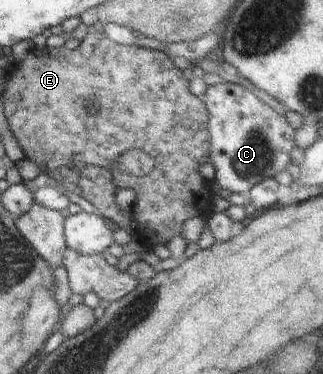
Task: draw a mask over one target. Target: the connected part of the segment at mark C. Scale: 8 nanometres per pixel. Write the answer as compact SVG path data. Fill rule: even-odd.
M227 81L208 86L202 99L208 112L209 162L216 172L214 185L247 197L255 184L288 171L290 152L296 144L295 130L285 114L279 114L244 85Z

